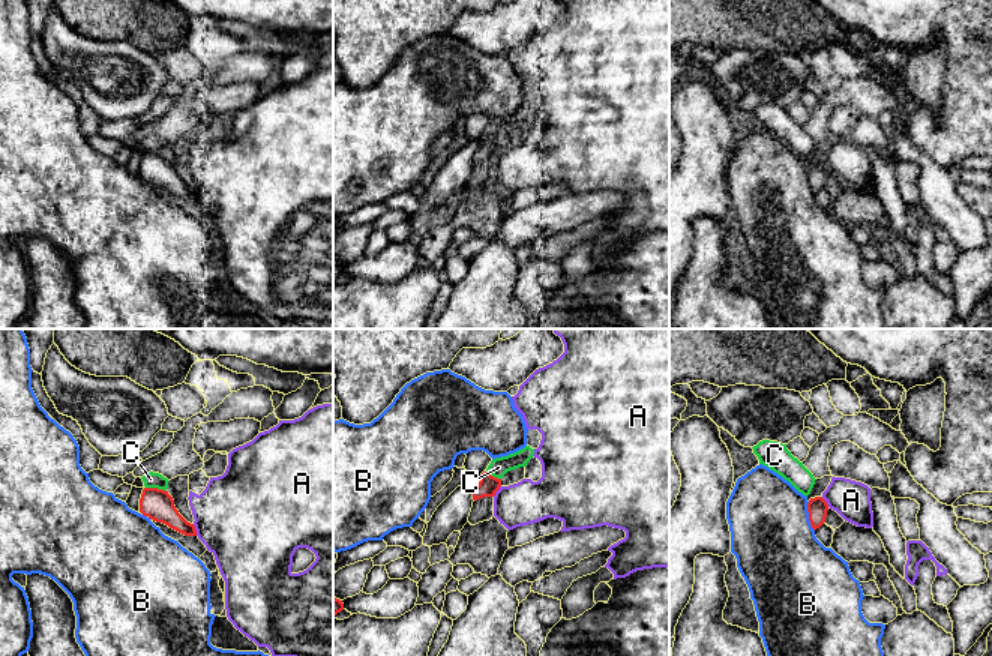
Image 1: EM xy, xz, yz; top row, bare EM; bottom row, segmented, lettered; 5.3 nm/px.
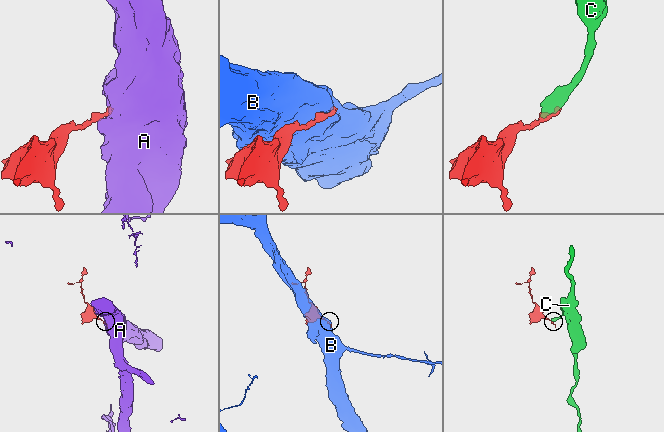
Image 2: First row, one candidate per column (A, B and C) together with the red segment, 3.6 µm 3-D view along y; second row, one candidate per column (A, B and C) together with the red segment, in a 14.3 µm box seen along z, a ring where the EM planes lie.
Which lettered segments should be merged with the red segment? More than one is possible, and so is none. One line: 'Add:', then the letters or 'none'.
Add: none

